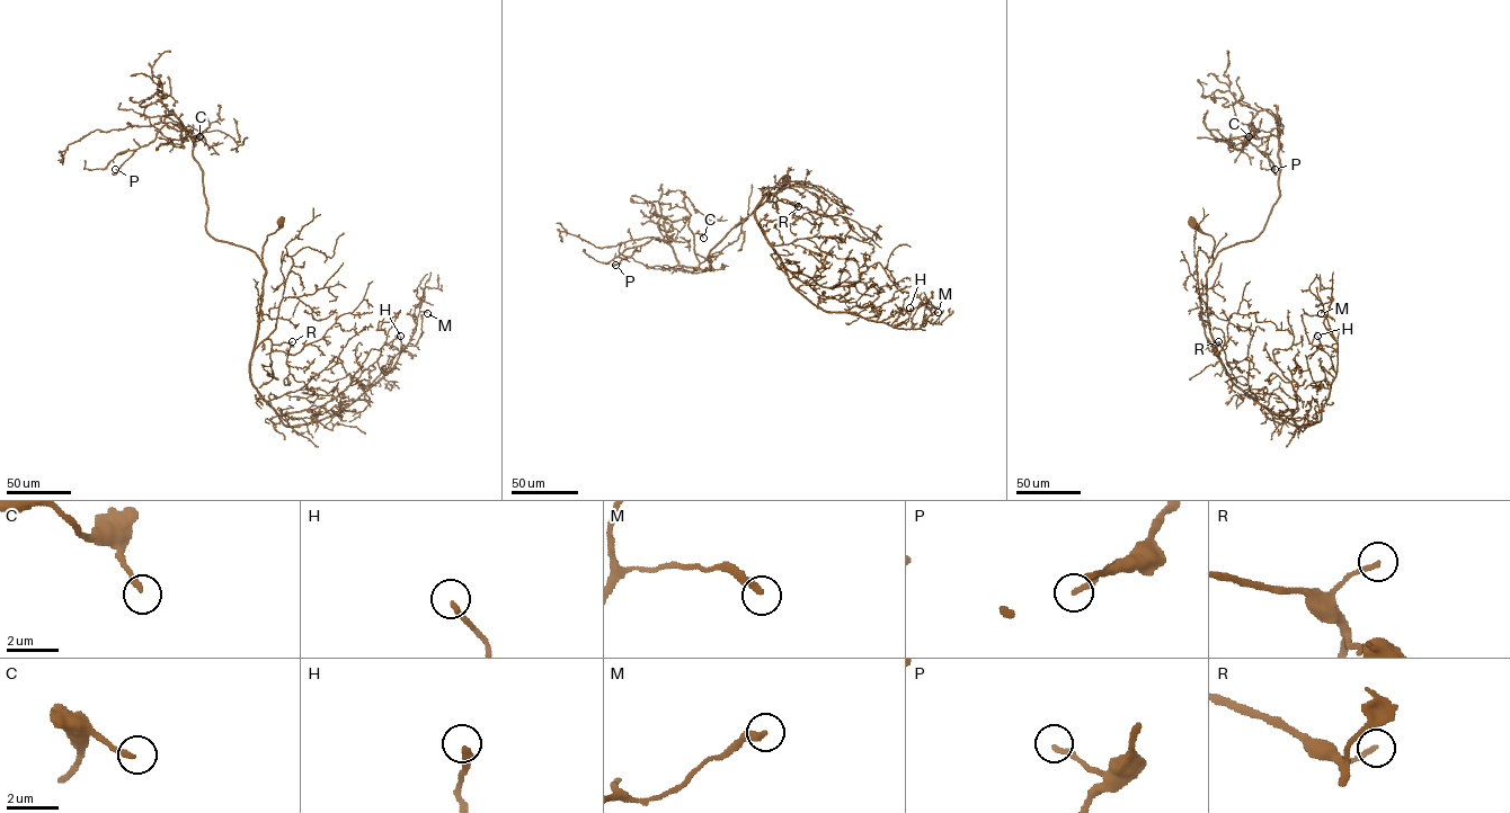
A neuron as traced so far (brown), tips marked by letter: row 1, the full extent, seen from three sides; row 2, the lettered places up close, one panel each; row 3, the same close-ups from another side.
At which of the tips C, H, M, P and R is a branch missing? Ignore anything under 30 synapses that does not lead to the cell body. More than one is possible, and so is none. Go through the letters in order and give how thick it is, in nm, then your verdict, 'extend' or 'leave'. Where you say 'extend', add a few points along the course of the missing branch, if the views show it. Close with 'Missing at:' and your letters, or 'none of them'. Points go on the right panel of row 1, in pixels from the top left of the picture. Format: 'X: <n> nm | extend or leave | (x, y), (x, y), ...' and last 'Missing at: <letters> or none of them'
C: 200 nm | leave
H: 240 nm | extend | (1317, 336), (1314, 328), (1317, 319)
M: 280 nm | leave
P: 190 nm | leave
R: 180 nm | extend
Missing at: H, R

